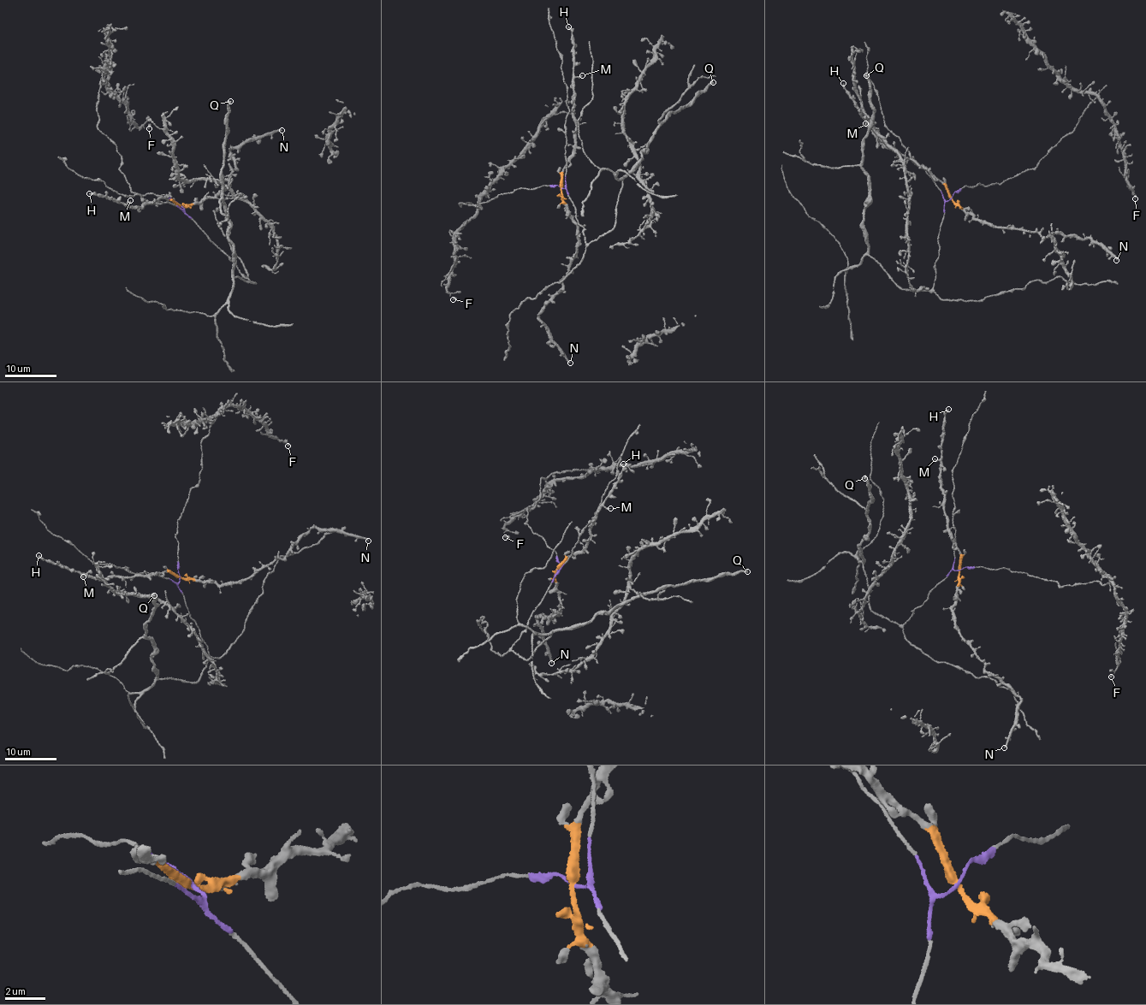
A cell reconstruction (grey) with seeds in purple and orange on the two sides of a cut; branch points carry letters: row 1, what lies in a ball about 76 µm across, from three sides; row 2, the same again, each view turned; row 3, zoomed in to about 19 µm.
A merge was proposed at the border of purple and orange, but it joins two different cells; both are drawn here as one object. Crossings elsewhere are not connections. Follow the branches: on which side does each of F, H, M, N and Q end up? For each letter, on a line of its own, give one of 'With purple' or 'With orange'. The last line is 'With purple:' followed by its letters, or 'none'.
F: With purple
H: With orange
M: With orange
N: With orange
Q: With purple
With purple: F, Q

